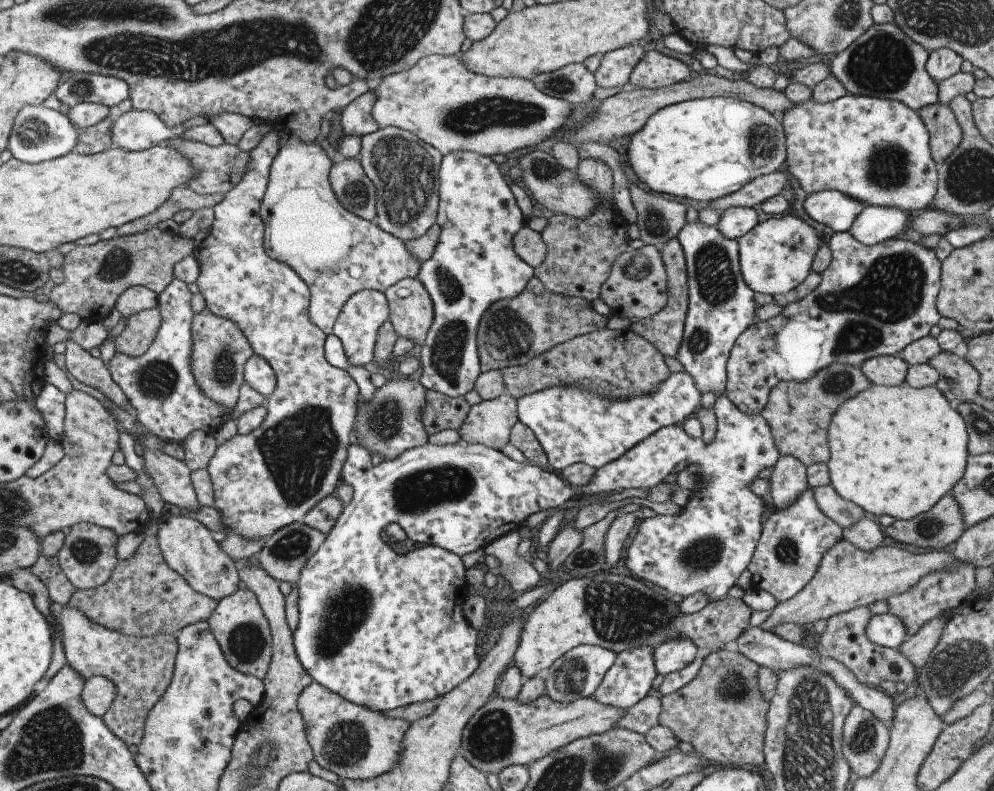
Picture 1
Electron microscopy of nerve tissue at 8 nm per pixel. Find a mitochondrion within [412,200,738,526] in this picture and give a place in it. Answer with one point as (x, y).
(509, 337)

